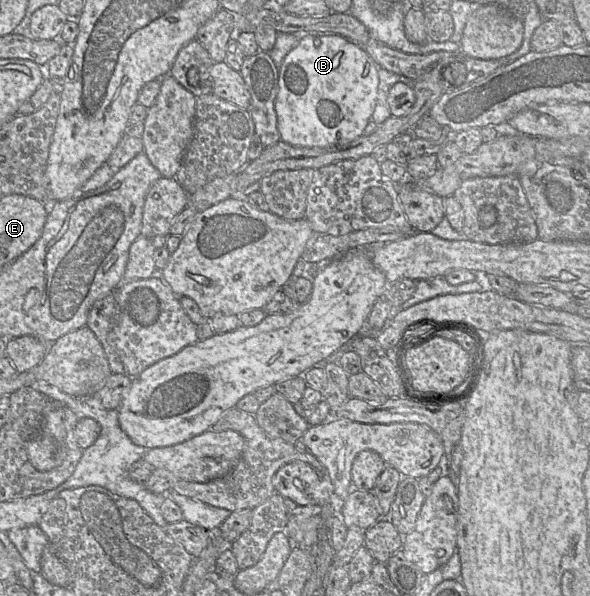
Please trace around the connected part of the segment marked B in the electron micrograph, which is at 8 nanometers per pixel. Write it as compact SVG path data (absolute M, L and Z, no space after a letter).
M301 35L298 45L285 56L279 68L275 111L281 140L293 146L327 148L349 144L363 135L377 103L378 70L378 65L361 45L343 36Z

